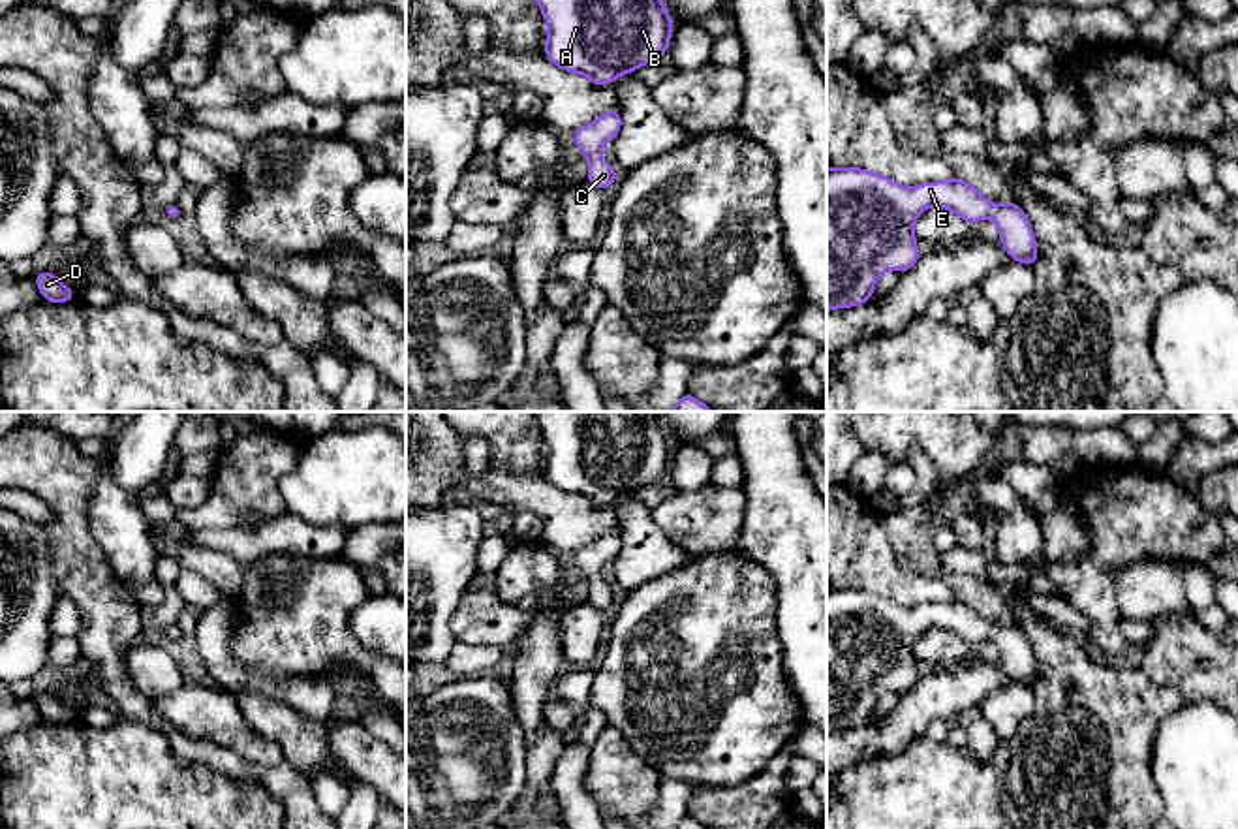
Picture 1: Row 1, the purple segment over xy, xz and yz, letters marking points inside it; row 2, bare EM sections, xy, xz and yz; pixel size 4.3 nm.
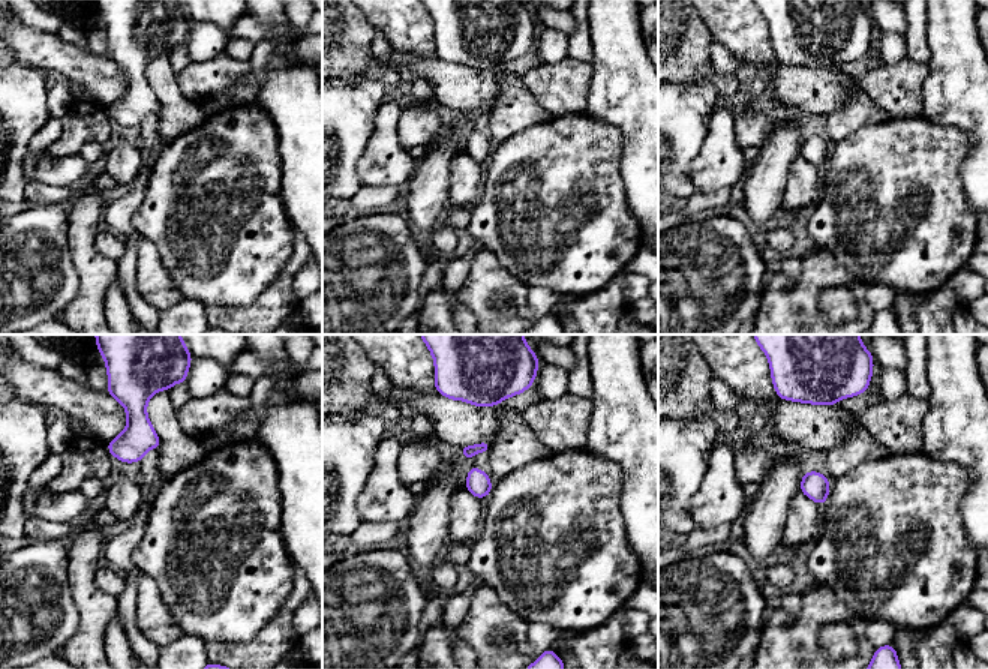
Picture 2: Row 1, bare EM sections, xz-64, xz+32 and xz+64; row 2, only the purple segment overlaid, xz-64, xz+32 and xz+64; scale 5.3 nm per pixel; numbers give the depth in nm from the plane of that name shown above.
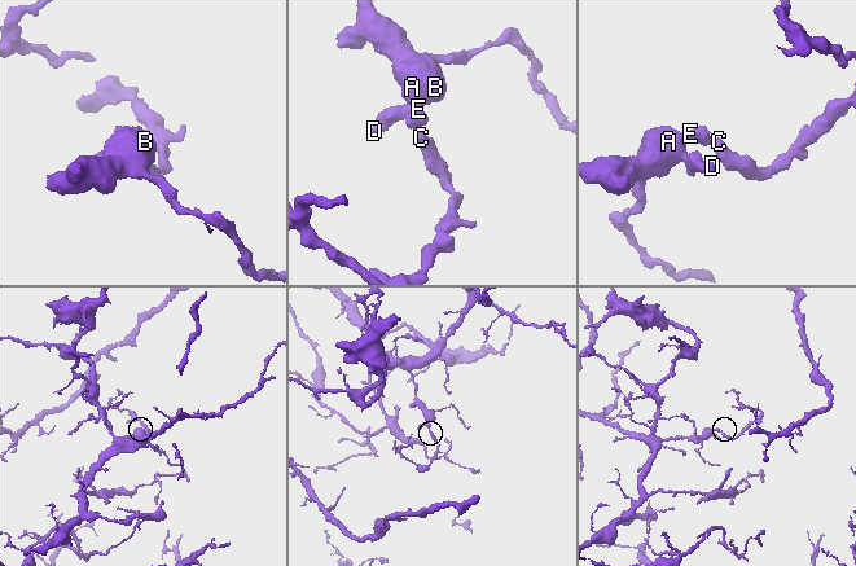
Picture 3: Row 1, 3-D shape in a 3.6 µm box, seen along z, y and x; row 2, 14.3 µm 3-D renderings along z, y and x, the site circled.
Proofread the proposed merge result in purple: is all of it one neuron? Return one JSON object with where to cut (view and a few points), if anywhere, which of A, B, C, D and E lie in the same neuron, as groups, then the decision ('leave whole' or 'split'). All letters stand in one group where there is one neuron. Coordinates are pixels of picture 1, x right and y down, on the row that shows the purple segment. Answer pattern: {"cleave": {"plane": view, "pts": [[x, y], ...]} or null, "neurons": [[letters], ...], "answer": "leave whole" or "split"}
{"cleave": null, "neurons": [["A", "B", "C", "D", "E"]], "answer": "leave whole"}

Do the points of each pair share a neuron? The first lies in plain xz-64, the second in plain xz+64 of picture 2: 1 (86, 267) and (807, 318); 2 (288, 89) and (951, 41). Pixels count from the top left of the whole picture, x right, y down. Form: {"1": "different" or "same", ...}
{"1": "different", "2": "same"}

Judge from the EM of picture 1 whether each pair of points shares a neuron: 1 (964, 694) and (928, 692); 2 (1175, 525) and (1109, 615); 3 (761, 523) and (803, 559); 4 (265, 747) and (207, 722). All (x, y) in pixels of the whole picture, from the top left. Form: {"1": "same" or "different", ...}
{"1": "same", "2": "same", "3": "same", "4": "same"}

